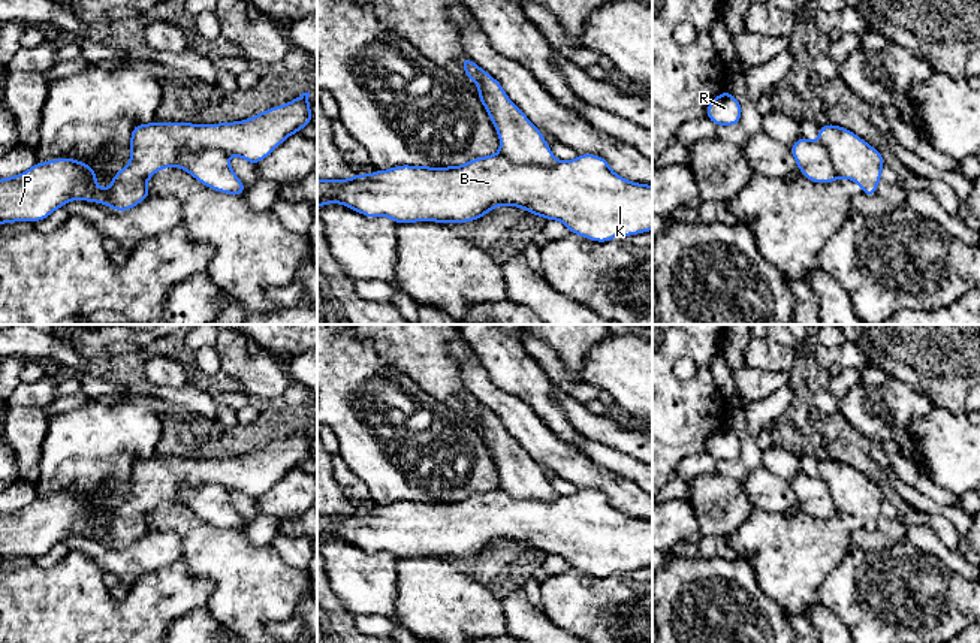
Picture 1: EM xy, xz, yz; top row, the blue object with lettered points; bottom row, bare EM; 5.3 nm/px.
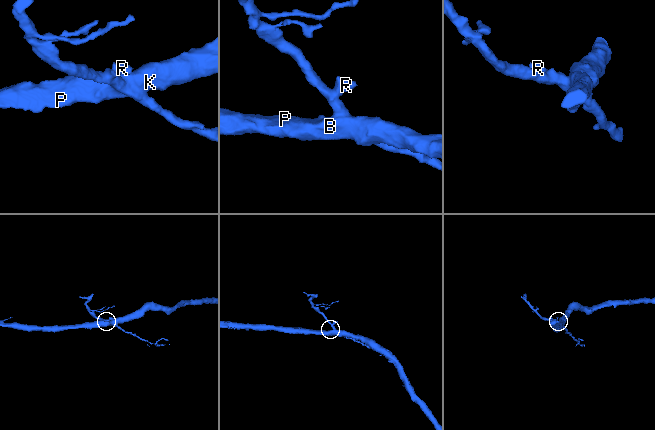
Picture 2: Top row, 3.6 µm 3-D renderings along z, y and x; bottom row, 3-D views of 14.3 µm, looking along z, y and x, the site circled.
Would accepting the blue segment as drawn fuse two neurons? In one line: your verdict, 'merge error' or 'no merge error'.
merge error

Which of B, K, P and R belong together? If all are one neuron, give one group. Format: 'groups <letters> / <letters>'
groups B K P / R

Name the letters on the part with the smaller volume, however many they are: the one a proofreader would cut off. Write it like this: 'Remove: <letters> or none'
Remove: R

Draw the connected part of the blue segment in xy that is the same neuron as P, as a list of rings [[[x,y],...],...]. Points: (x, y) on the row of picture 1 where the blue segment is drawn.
[[[310,91],[289,103],[269,108],[257,115],[233,123],[193,124],[160,123],[136,124],[130,135],[130,163],[121,167],[111,179],[112,184],[102,190],[96,185],[99,176],[85,161],[60,157],[46,163],[36,161],[28,170],[0,179],[0,224],[15,221],[42,221],[69,200],[105,203],[114,211],[129,211],[151,196],[147,181],[163,167],[186,169],[181,161],[184,151],[215,148],[226,156],[238,156],[251,164],[260,163],[290,135],[299,133],[313,121]]]

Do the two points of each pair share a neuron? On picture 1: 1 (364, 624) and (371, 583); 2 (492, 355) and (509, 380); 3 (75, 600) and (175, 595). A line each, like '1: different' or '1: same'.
1: different
2: same
3: same

